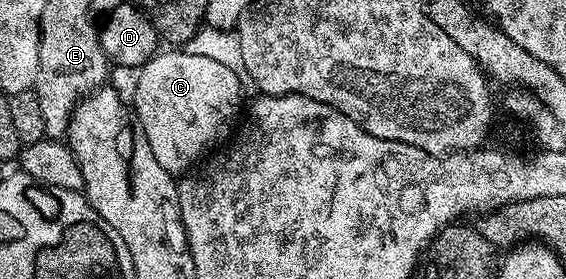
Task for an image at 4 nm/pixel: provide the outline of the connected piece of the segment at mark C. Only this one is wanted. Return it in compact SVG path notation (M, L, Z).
M185 49L159 50L141 70L132 102L134 113L148 137L148 145L152 145L156 161L171 175L181 176L231 138L232 128L243 110L243 80L218 61L193 56Z

